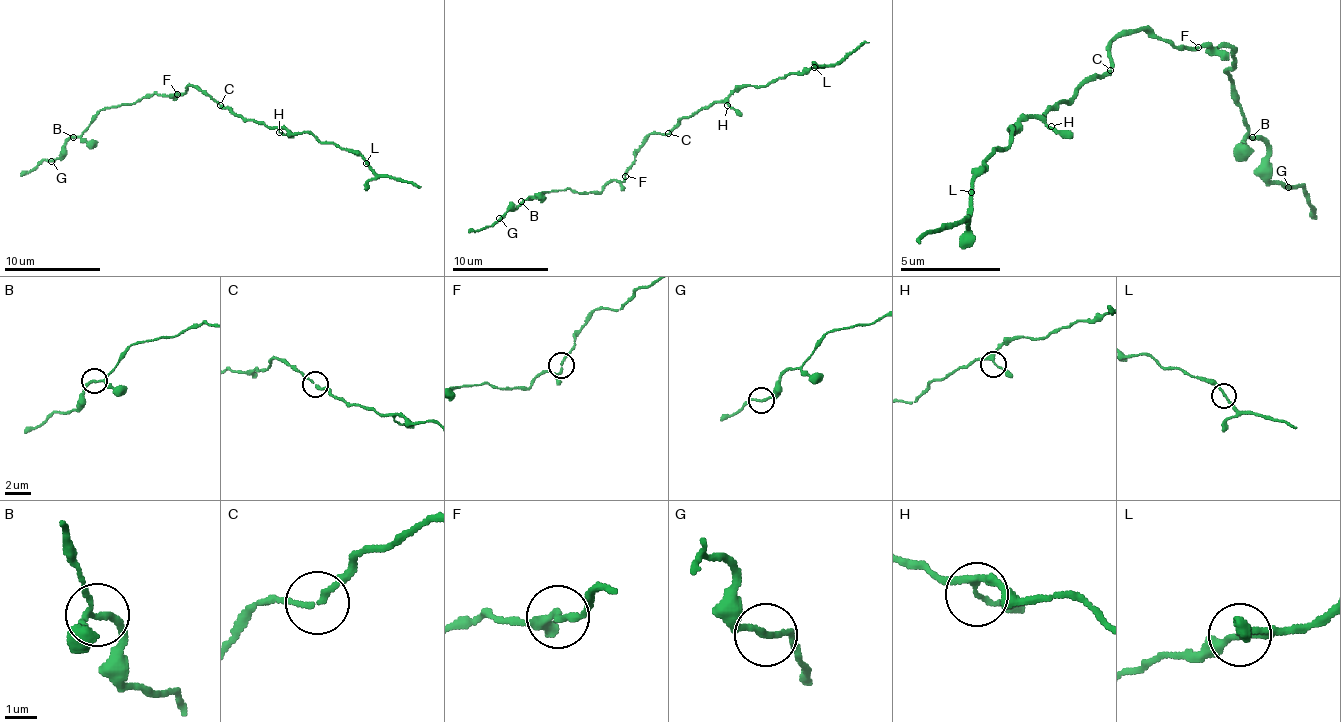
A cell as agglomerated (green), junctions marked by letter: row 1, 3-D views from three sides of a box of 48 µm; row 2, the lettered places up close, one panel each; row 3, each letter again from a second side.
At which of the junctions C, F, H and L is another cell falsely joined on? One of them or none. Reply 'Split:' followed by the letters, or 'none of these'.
Split: none of these

